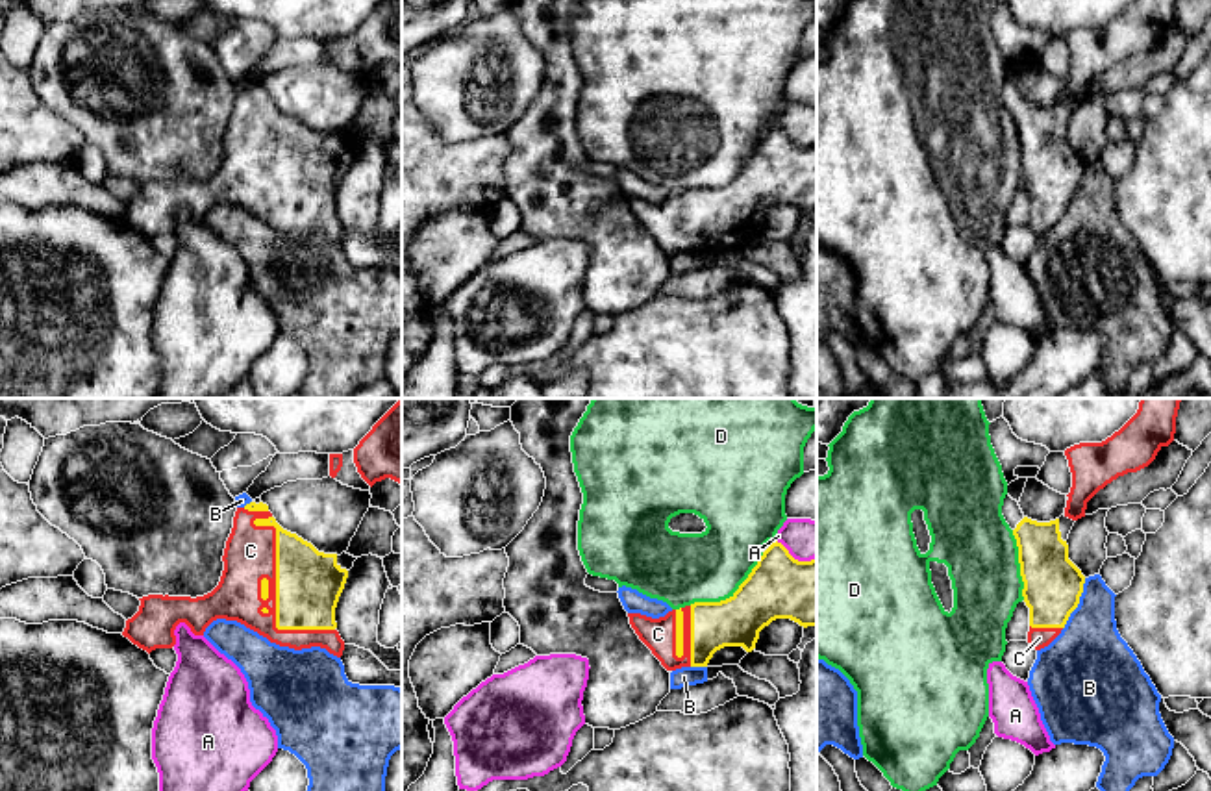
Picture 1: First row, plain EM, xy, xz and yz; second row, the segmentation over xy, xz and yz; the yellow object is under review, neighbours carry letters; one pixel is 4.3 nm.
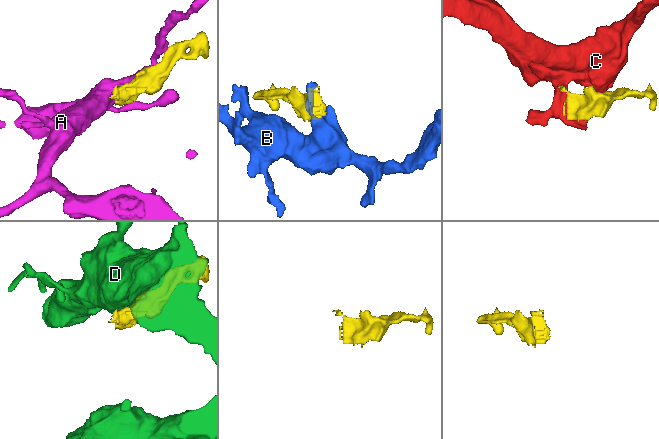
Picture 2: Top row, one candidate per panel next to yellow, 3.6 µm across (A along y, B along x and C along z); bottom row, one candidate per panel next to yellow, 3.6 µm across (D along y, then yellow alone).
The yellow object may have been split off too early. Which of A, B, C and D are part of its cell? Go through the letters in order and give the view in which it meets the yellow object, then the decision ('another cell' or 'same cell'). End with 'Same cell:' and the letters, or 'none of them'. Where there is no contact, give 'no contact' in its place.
A: meets yellow in xz; another cell
B: meets yellow in yz; another cell
C: meets yellow in xy; same cell
D: meets yellow in xz; another cell
Same cell: C

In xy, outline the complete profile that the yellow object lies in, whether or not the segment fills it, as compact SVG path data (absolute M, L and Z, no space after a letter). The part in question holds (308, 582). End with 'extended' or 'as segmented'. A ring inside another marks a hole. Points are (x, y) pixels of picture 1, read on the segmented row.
M250 502L235 511L222 561L218 585L204 596L139 598L139 611L126 621L122 635L150 654L176 645L174 630L180 622L185 622L194 635L204 635L213 621L226 619L244 624L280 647L294 650L320 647L337 658L343 656L344 641L335 630L335 608L348 571L337 563L337 554L318 552L311 543L283 530L267 504Z | extended

